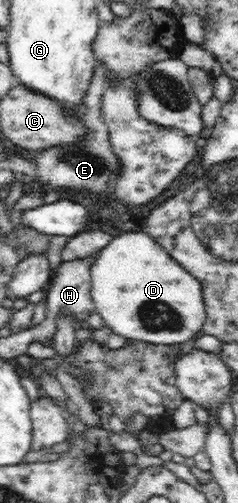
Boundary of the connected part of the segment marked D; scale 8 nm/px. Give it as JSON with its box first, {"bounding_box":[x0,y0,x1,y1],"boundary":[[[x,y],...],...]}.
{"bounding_box":[91,233,206,345],"boundary":[[[122,233],[96,253],[91,300],[112,334],[148,344],[182,345],[198,337],[206,314],[202,285],[147,233]]]}

